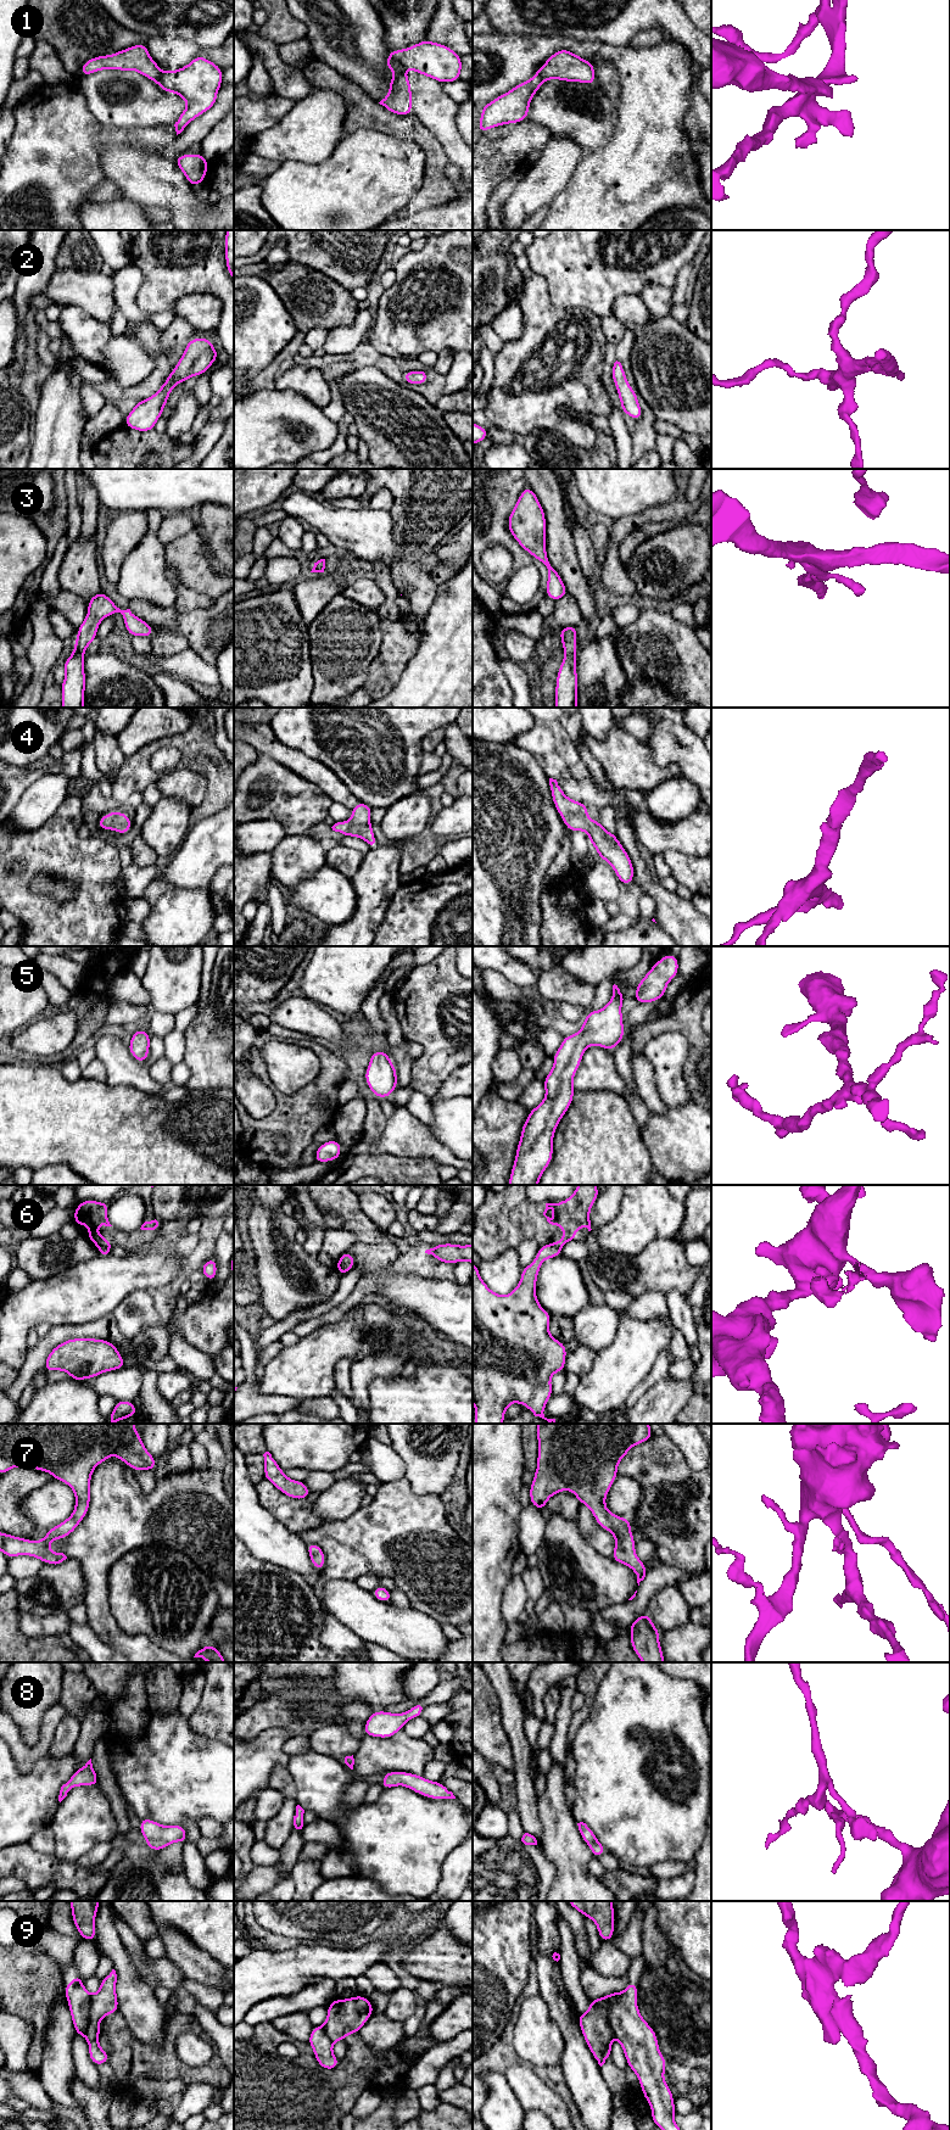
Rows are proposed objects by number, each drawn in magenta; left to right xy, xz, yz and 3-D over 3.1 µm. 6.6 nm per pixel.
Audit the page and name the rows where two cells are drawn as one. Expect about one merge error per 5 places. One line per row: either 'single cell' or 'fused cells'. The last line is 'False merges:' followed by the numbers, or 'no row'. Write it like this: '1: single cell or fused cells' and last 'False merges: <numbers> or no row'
1: fused cells
2: single cell
3: single cell
4: single cell
5: single cell
6: fused cells
7: single cell
8: single cell
9: single cell
False merges: 1, 6

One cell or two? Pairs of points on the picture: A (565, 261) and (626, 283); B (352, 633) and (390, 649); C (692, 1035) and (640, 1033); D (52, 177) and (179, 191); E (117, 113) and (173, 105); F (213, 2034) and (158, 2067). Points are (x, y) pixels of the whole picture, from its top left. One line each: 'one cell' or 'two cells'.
A: one cell
B: two cells
C: one cell
D: two cells
E: one cell
F: two cells

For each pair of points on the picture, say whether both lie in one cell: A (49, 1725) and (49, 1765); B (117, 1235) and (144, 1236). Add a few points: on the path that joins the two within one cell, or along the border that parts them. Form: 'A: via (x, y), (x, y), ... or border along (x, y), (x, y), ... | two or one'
A: border along (48, 1751), (26, 1771) | two
B: via (123, 1237), (138, 1237) | one

